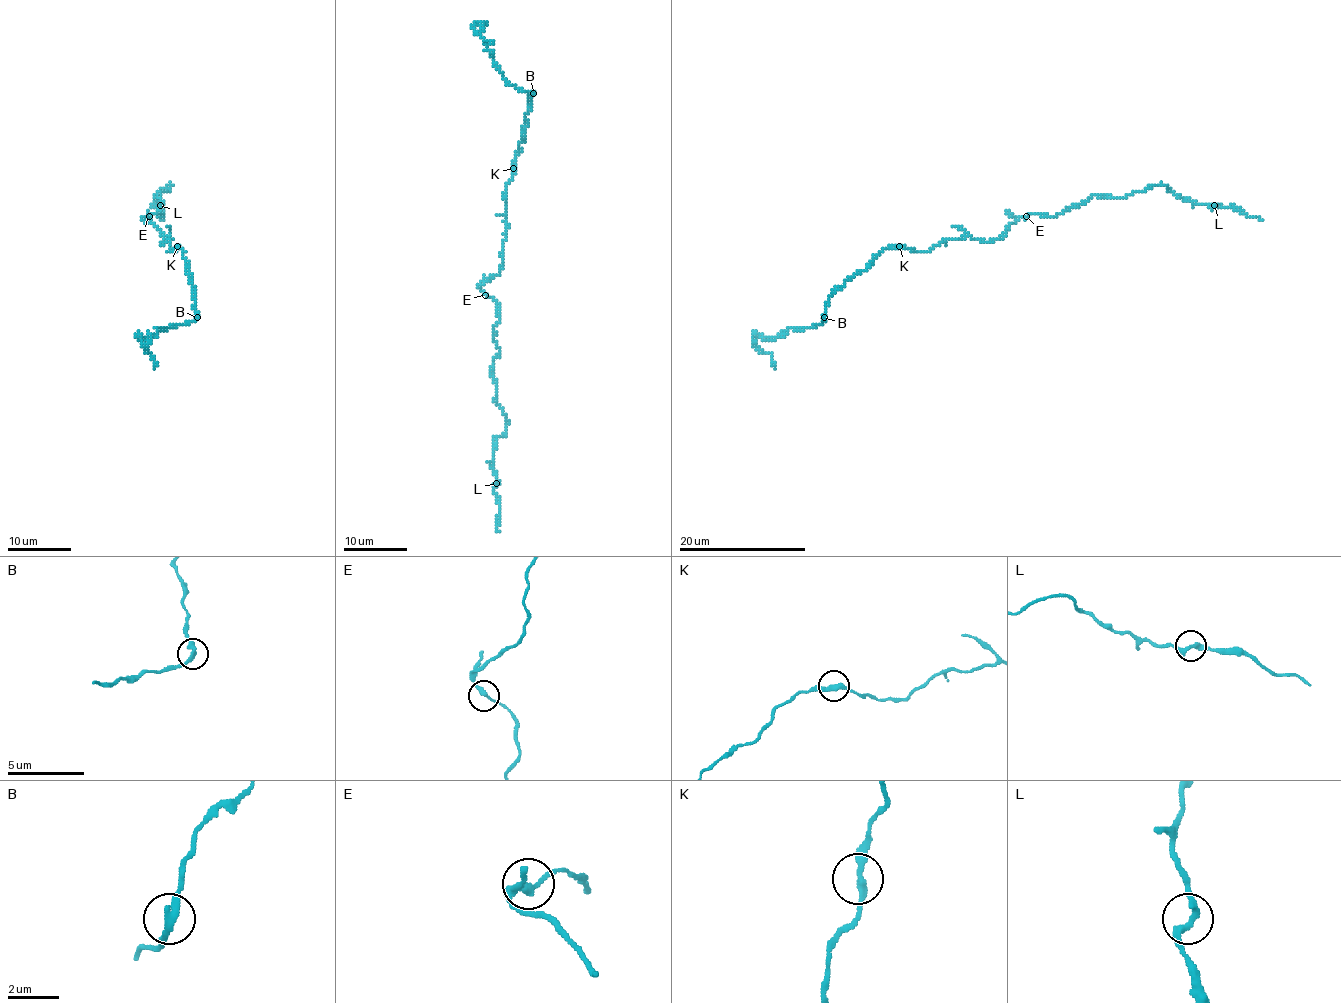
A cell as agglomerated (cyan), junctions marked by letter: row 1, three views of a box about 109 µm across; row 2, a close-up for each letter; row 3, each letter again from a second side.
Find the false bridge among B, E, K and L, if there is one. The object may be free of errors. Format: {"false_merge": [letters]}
{"false_merge": ["B"]}

